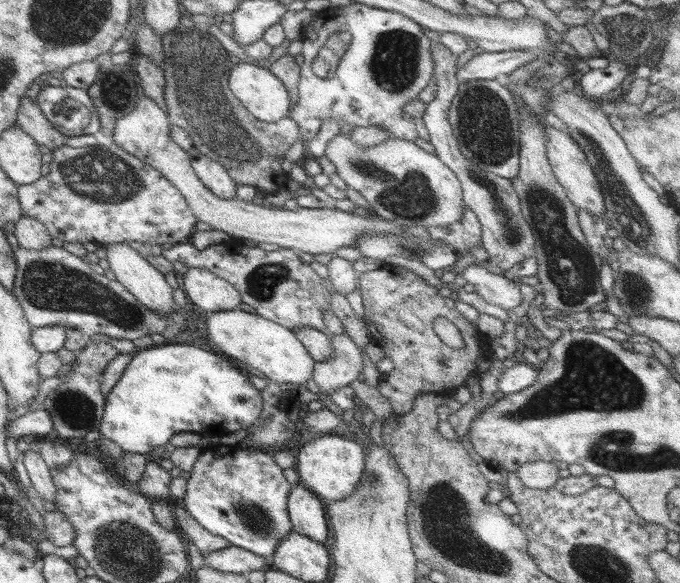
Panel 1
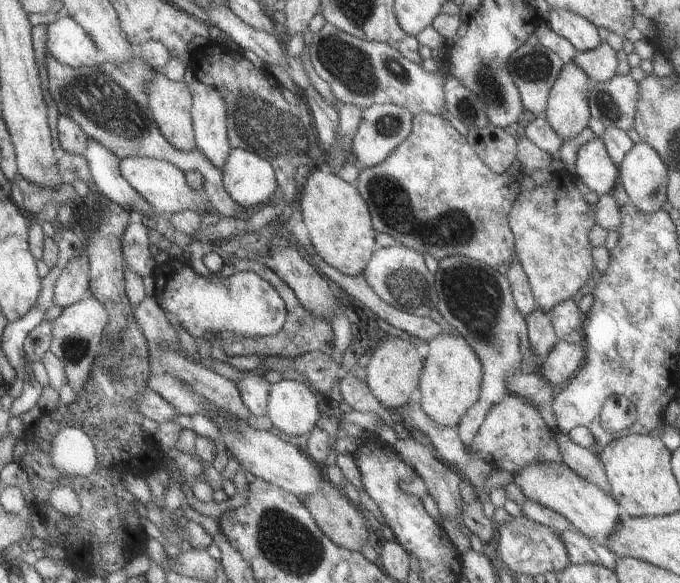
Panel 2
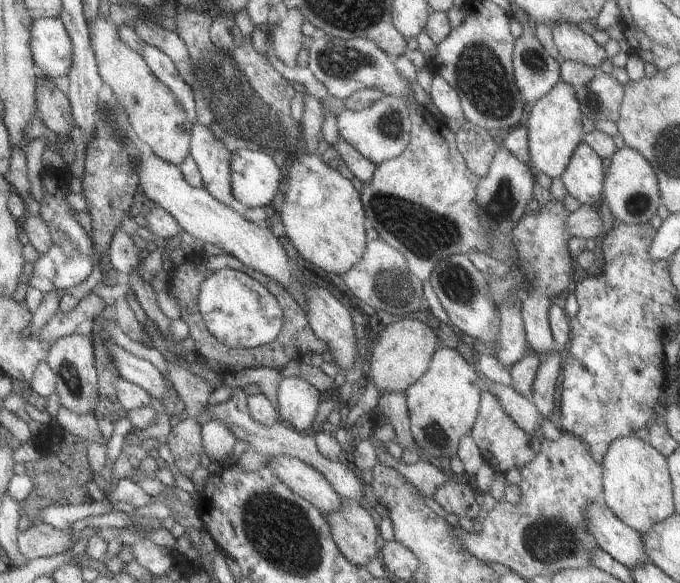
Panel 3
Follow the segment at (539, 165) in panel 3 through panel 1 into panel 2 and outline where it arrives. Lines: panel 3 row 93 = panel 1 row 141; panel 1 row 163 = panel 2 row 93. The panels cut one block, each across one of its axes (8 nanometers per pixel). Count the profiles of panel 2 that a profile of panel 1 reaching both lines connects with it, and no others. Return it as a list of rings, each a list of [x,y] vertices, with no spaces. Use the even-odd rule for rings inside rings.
[[[570,61],[562,67],[556,82],[550,89],[548,104],[542,115],[546,118],[548,126],[552,126],[552,130],[556,130],[556,134],[566,141],[574,139],[579,132],[588,127],[588,122],[593,117],[588,104],[591,83],[592,80],[588,78],[588,74],[582,68],[578,68],[576,62]]]

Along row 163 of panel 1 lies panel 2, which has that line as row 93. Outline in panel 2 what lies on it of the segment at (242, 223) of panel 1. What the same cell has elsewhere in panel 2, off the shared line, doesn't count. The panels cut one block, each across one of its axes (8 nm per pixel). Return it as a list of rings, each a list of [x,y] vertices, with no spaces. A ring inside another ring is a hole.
[[[157,70],[156,78],[152,78],[152,82],[148,82],[148,90],[144,90],[144,92],[148,96],[148,108],[152,120],[156,122],[160,134],[164,134],[164,138],[168,138],[168,142],[172,146],[176,146],[176,150],[188,151],[195,148],[191,114],[193,100],[190,88],[186,86],[186,83],[168,80]]]

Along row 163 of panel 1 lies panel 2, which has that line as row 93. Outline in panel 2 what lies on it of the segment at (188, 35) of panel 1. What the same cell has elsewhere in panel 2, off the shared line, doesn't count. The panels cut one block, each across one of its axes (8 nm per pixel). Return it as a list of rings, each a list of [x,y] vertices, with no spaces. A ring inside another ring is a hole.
[[[215,41],[191,48],[190,65],[195,80],[216,88],[228,106],[227,128],[231,148],[243,148],[265,158],[275,170],[277,188],[283,192],[283,198],[292,201],[296,195],[296,170],[300,166],[308,166],[311,170],[322,169],[326,164],[325,153],[319,144],[317,129],[313,126],[312,113],[307,105],[292,105],[287,102],[283,95],[283,85],[280,86],[280,81],[276,82],[267,67],[258,68],[240,50],[232,50]]]

